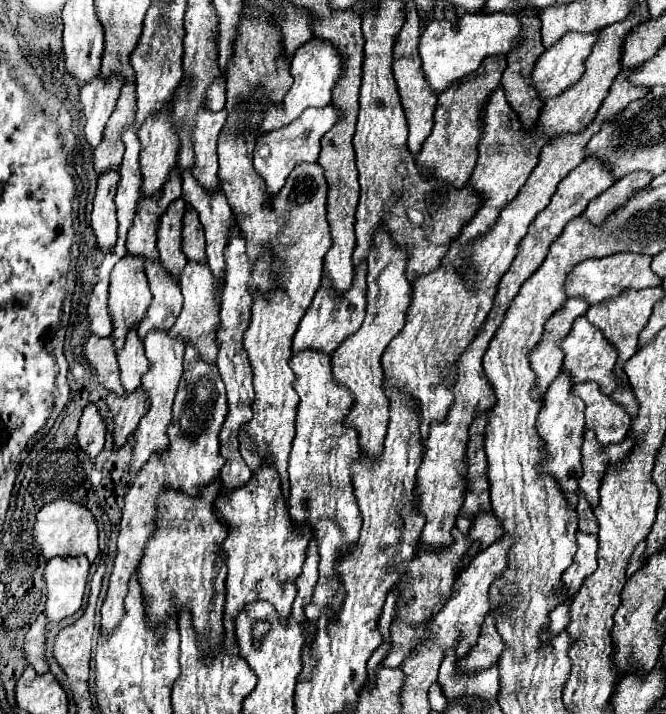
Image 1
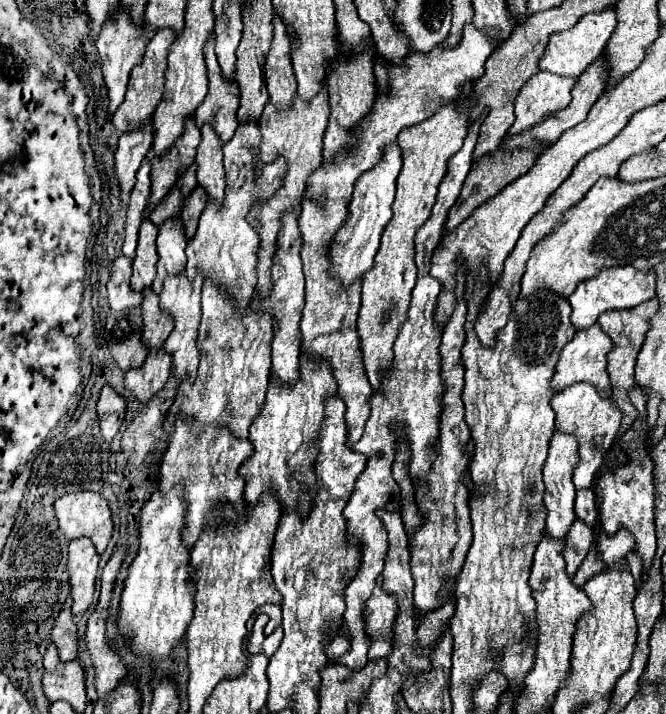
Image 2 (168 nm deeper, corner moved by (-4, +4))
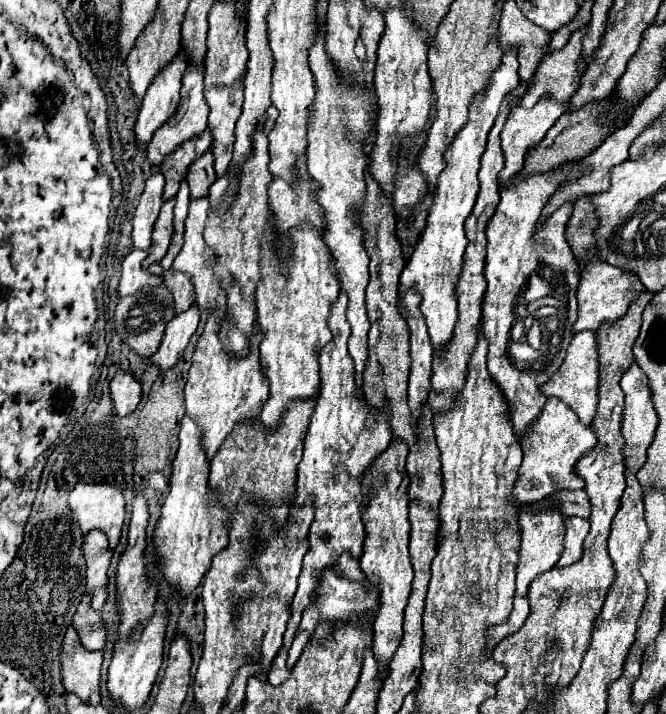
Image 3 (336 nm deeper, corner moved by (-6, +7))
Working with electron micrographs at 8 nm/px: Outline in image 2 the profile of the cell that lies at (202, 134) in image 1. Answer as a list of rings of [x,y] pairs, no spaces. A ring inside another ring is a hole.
[[[211,32],[207,38],[207,44],[203,48],[205,62],[207,62],[207,78],[209,78],[209,92],[205,100],[195,110],[195,122],[197,126],[213,124],[215,132],[221,136],[223,142],[231,140],[235,134],[235,128],[239,124],[237,120],[237,108],[239,108],[239,88],[233,80],[227,80],[221,74],[221,66],[215,56],[215,34]]]

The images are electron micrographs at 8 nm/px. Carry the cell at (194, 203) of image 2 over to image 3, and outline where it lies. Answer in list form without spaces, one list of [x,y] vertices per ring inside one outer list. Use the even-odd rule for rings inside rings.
[[[207,151],[199,161],[191,165],[191,171],[187,175],[187,183],[191,189],[191,199],[201,199],[209,195],[209,187],[215,181],[215,171],[213,171],[213,155]]]

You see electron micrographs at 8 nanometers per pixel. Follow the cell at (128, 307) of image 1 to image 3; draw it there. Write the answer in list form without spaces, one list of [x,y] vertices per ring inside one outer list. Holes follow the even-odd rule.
[[[175,199],[163,203],[163,209],[155,221],[153,241],[151,241],[149,255],[143,261],[143,269],[147,269],[151,263],[159,263],[167,253],[167,247],[169,247],[169,241],[173,235],[173,205],[175,205]]]

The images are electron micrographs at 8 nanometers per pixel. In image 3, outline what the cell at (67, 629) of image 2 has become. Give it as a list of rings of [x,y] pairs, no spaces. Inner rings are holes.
[[[85,595],[73,615],[73,627],[79,635],[79,641],[85,649],[99,651],[105,645],[105,627],[99,611],[93,611],[89,607],[91,595]]]

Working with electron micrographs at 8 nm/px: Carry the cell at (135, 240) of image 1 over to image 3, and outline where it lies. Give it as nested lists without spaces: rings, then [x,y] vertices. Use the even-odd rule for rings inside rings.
[[[187,69],[183,75],[183,87],[181,87],[181,101],[177,105],[177,111],[167,119],[163,127],[159,127],[147,147],[147,159],[151,165],[159,167],[163,159],[173,153],[181,143],[189,141],[191,137],[197,137],[207,129],[207,103],[203,97],[203,69]]]

